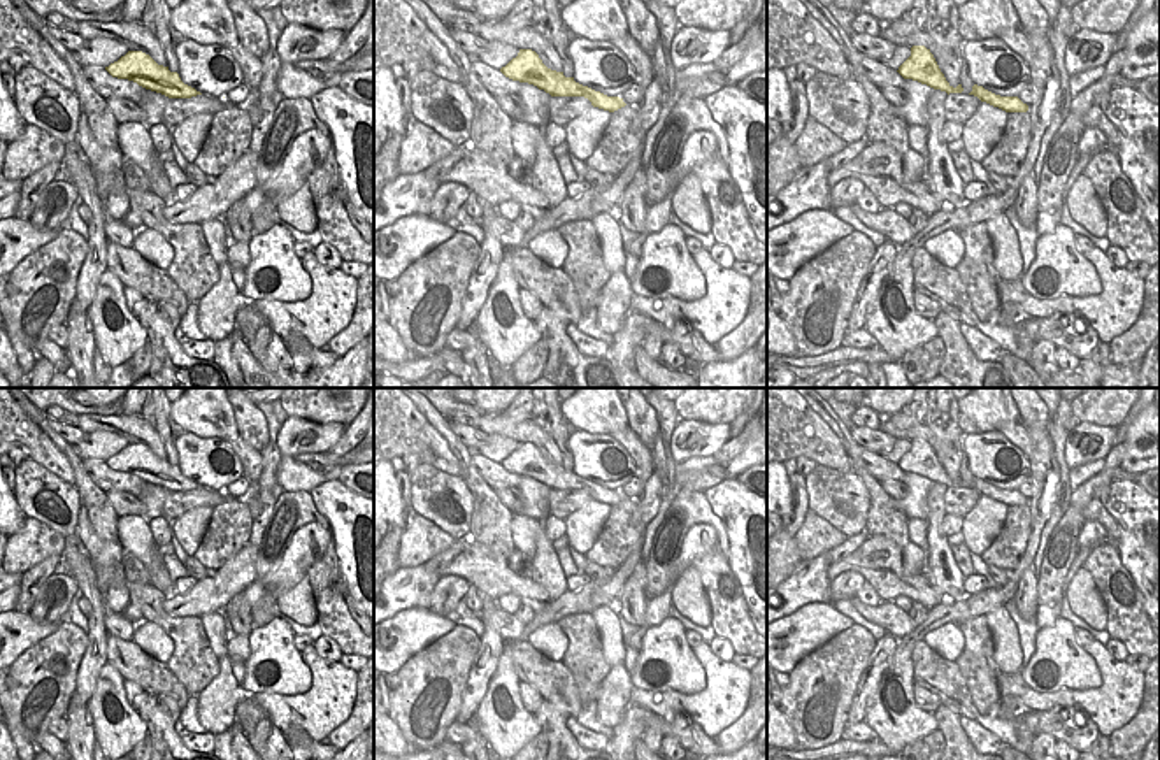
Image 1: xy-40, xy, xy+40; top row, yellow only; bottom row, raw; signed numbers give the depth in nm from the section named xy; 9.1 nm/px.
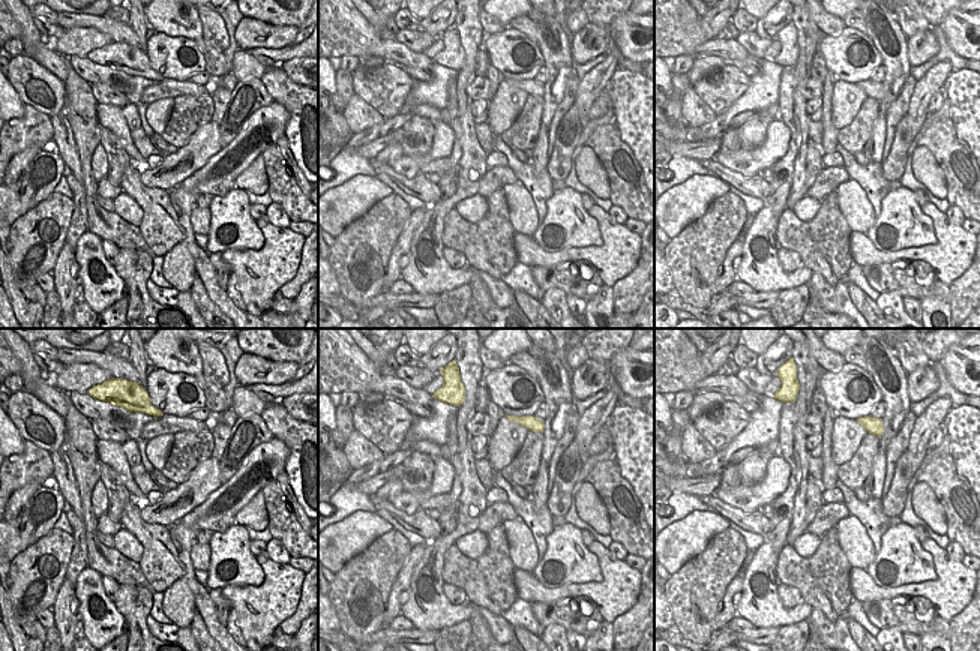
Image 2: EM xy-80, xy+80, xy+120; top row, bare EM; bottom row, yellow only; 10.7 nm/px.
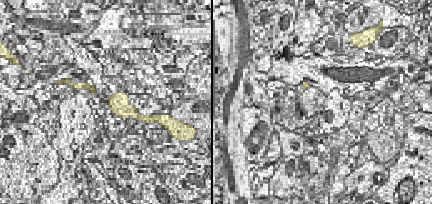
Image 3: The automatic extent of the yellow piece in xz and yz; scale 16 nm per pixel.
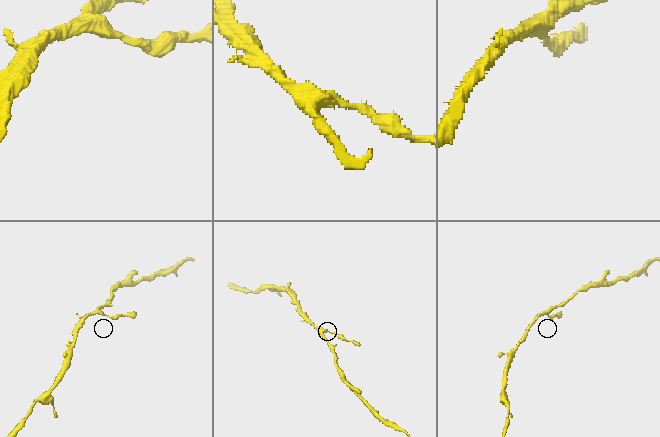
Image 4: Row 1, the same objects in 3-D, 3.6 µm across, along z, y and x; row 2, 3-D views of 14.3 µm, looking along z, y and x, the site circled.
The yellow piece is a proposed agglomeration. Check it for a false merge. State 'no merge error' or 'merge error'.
no merge error

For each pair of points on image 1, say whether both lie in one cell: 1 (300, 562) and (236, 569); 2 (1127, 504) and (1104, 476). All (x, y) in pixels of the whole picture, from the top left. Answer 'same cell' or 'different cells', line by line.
1: different cells
2: different cells

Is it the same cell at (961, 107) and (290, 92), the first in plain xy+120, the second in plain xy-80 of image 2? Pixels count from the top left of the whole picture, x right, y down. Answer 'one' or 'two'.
one

